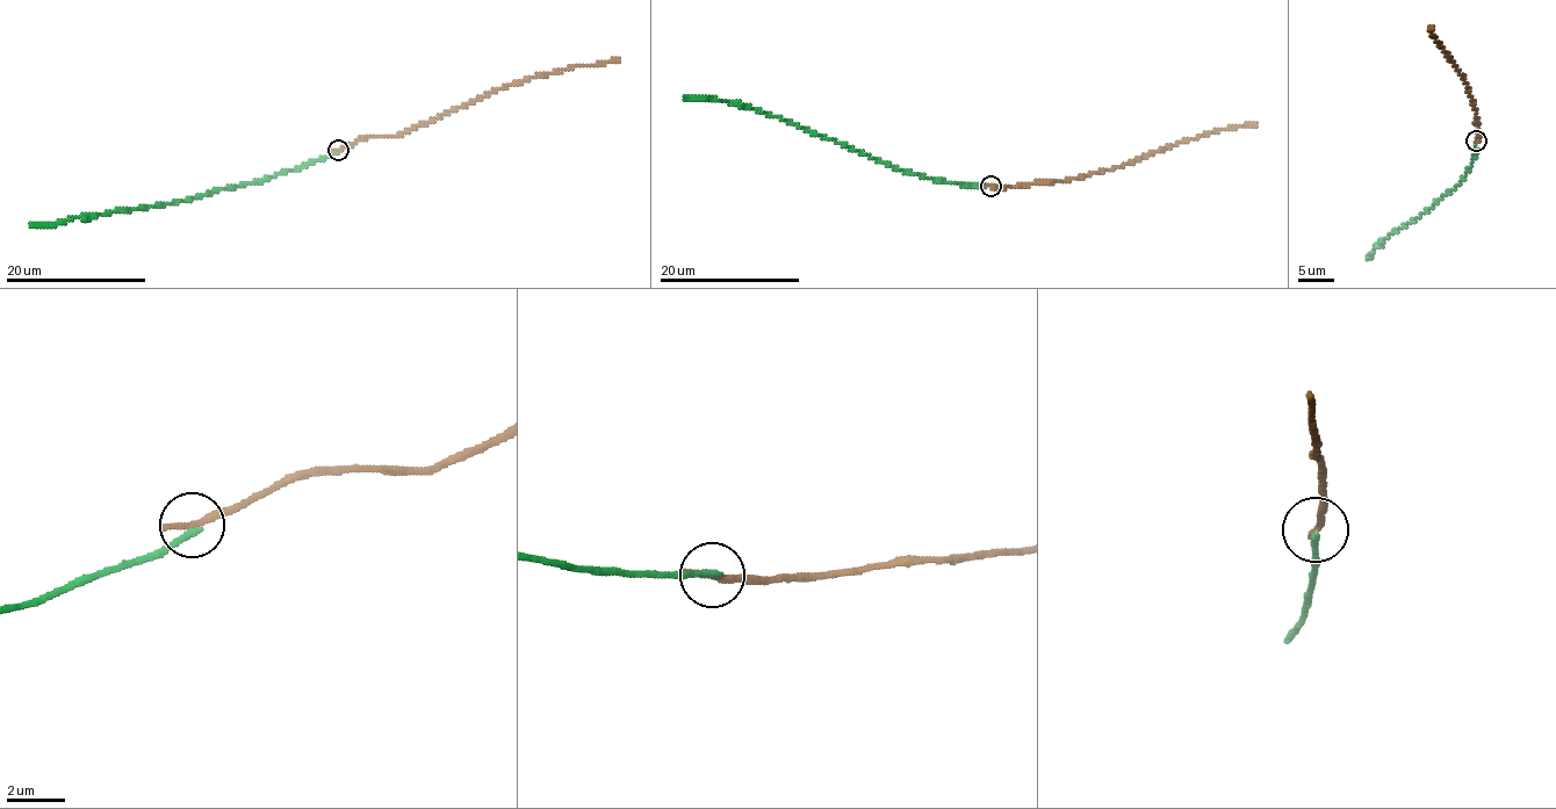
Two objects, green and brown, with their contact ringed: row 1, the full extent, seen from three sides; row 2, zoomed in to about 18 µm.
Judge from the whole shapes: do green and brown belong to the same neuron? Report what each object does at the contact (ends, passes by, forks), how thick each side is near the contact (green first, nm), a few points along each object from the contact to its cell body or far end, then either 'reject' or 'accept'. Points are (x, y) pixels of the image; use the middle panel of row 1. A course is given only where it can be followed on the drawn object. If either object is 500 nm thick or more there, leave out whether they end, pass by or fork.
green ends there; brown ends there; 240 nm thick on the green side, 300 nm on the other; green runs (991, 186), (927, 179), (751, 108), (708, 98), (683, 98); brown runs (991, 186), (1071, 180), (1118, 167), (1208, 134), (1255, 122); reject

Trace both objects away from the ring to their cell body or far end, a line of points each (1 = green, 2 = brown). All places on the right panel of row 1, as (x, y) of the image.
1: (1476, 143), (1467, 175), (1421, 216), (1377, 244), (1368, 257)
2: (1476, 141), (1476, 109), (1466, 81), (1428, 27)

